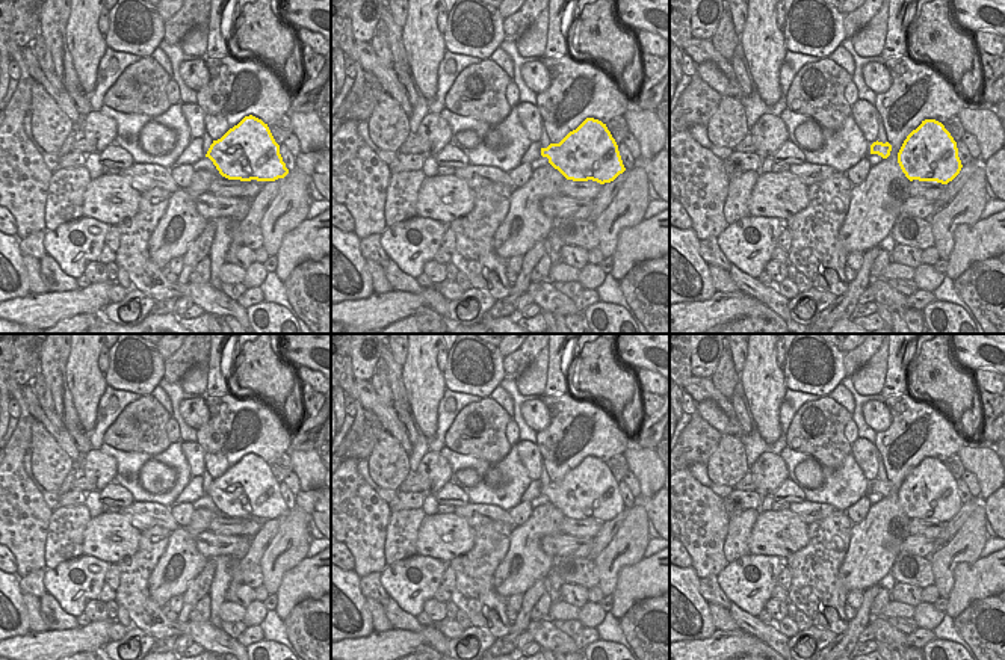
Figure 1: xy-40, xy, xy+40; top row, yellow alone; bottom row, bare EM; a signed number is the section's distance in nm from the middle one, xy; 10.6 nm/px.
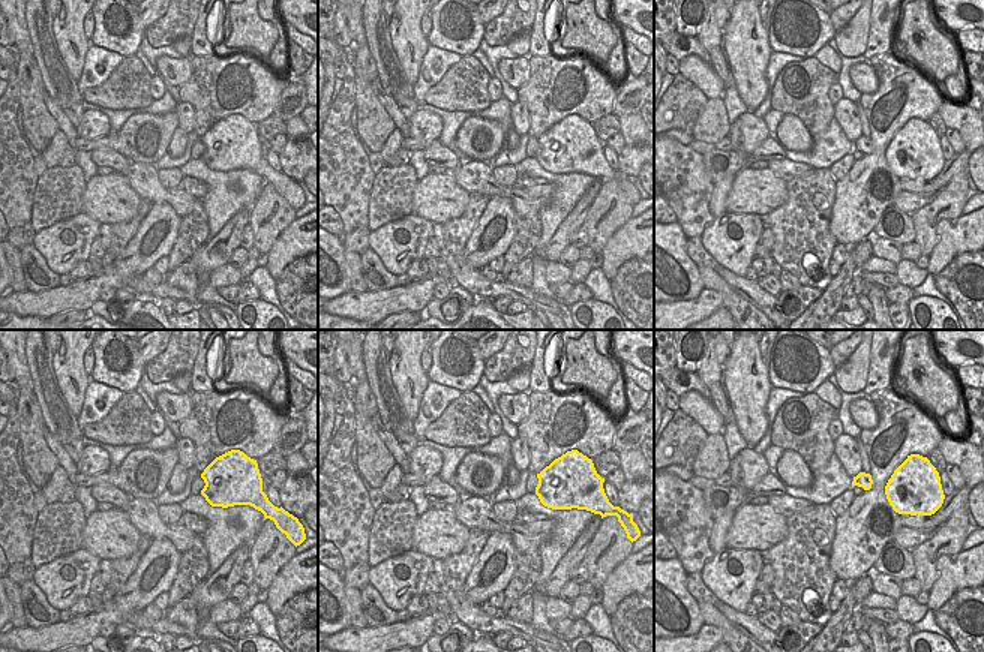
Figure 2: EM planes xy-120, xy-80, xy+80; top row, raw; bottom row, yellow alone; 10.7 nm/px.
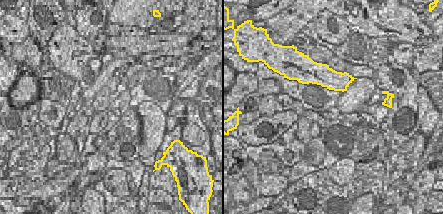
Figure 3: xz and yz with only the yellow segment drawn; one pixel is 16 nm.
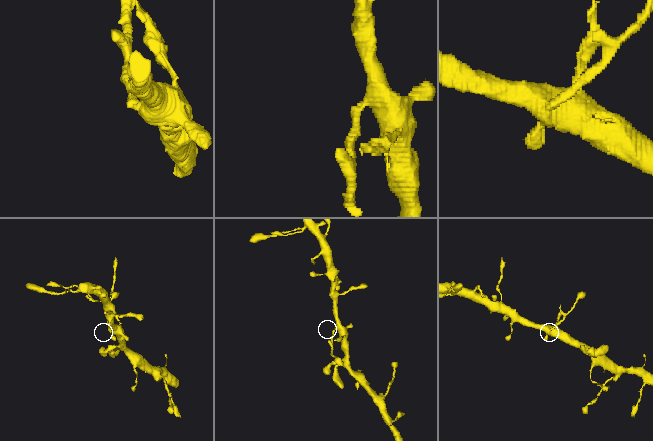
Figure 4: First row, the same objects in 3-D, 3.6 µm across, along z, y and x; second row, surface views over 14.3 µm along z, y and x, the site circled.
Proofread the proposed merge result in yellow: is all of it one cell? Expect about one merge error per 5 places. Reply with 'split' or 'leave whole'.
split

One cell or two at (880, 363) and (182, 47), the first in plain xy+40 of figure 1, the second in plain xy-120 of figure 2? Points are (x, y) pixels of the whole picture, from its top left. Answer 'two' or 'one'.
one

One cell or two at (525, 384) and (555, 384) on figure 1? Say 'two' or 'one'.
two

